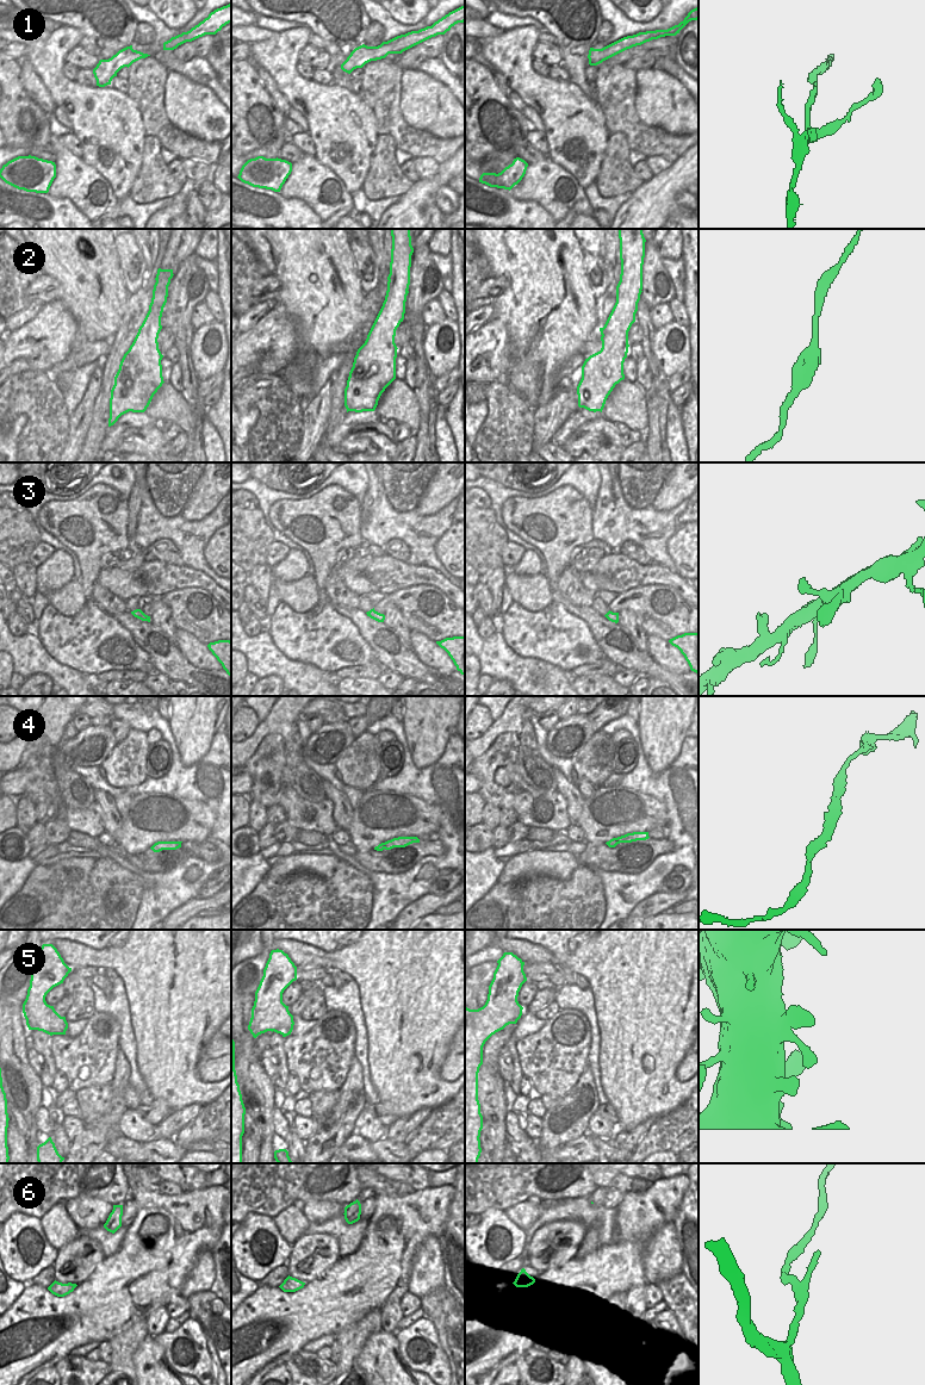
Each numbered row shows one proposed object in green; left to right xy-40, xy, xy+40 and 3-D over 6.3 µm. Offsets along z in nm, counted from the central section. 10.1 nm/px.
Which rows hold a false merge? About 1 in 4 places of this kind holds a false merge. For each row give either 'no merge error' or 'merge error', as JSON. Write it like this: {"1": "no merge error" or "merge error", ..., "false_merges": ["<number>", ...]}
{"1": "no merge error", "2": "no merge error", "3": "no merge error", "4": "no merge error", "5": "no merge error", "6": "no merge error", "false_merges": []}

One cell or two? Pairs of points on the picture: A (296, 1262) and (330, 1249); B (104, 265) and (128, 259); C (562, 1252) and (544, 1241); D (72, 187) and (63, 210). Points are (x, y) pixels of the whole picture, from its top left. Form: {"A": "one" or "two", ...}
{"A": "one", "B": "two", "C": "one", "D": "two"}

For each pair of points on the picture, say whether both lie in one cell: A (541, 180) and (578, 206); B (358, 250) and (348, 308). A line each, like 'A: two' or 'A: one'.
A: one
B: two

